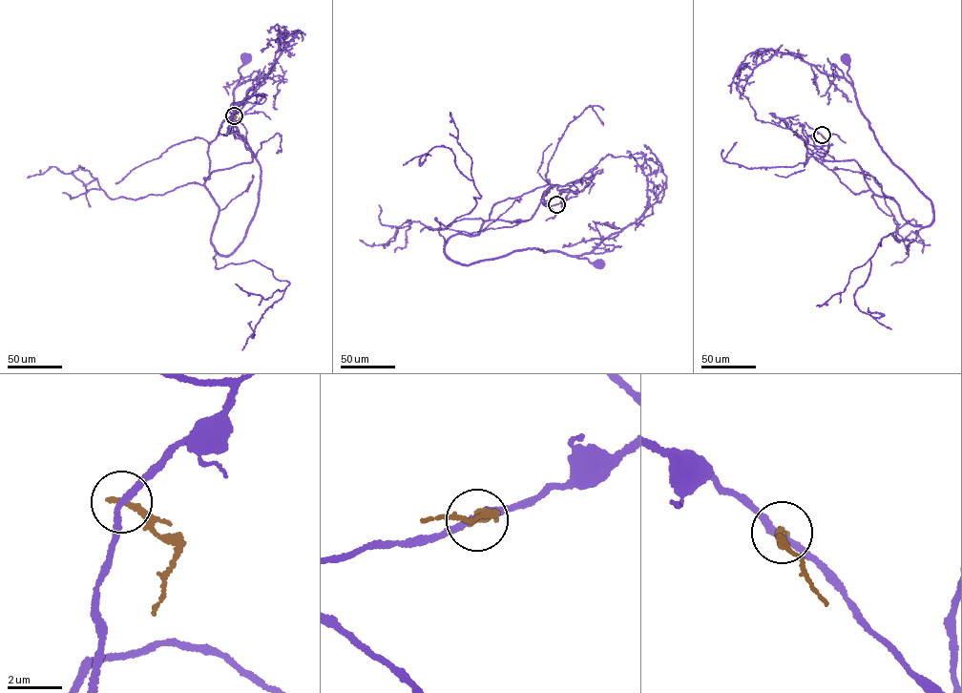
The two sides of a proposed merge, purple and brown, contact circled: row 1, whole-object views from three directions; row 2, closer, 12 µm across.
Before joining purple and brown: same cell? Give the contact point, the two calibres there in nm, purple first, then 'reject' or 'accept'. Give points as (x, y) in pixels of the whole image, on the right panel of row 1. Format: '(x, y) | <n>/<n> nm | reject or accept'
(822, 135) | 240/240 nm | reject

